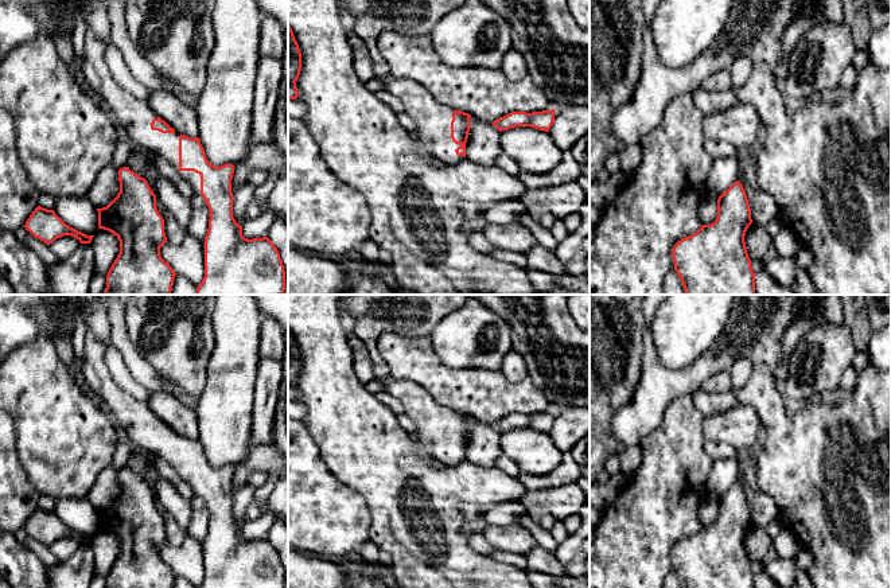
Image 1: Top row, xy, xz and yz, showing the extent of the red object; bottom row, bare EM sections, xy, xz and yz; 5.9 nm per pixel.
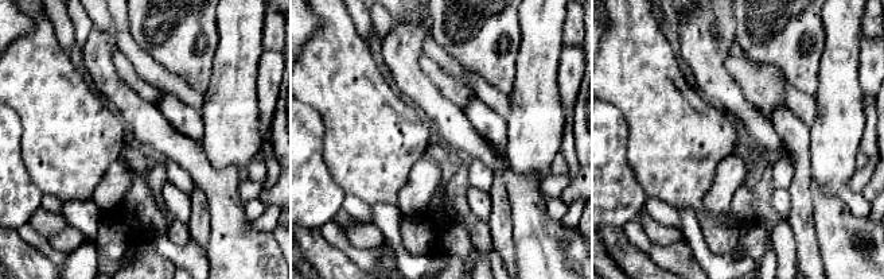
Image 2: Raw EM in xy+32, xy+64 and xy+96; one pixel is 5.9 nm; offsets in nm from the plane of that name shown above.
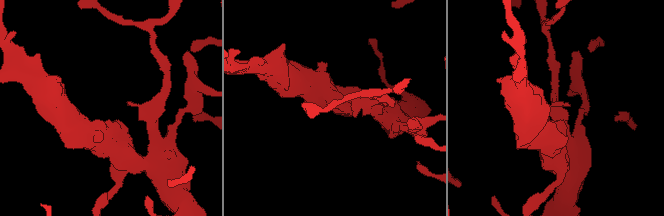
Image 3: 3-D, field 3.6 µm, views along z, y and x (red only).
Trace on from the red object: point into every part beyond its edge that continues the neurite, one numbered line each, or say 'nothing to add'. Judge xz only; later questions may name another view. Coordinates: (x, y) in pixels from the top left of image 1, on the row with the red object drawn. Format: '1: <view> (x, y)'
1: xz (432, 120)

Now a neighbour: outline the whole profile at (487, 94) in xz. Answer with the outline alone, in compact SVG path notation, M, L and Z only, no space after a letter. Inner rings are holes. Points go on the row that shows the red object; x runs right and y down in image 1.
M384 31L377 43L390 66L390 77L413 79L439 104L480 121L494 122L511 112L555 109L529 75L514 82L501 69L455 69L446 65L437 57L431 35L405 36Z

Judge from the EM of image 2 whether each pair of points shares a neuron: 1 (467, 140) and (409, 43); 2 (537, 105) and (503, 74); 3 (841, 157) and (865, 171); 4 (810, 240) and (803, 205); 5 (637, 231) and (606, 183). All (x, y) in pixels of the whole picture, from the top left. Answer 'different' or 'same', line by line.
1: same
2: different
3: different
4: same
5: different

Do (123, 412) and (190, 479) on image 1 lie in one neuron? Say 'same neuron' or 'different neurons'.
same neuron

